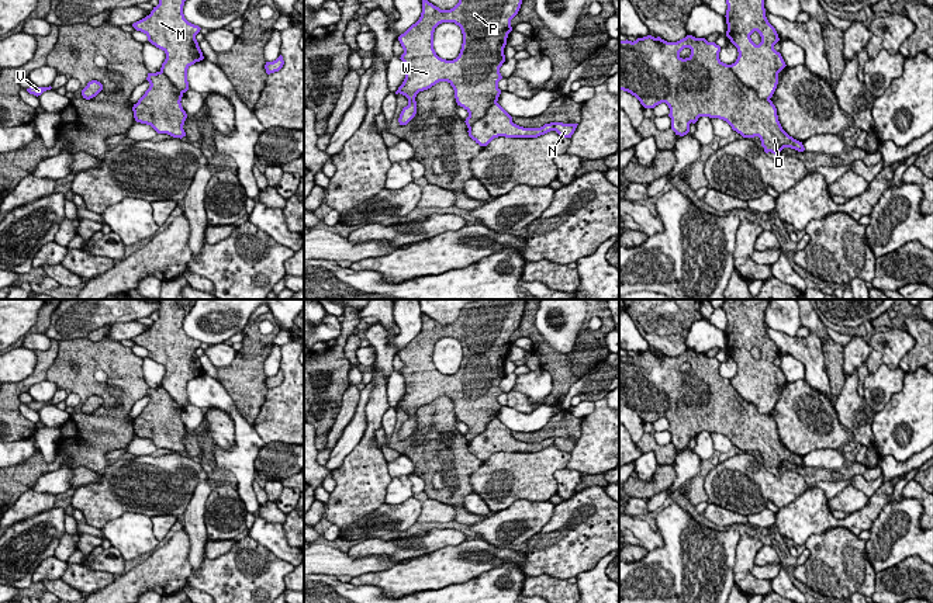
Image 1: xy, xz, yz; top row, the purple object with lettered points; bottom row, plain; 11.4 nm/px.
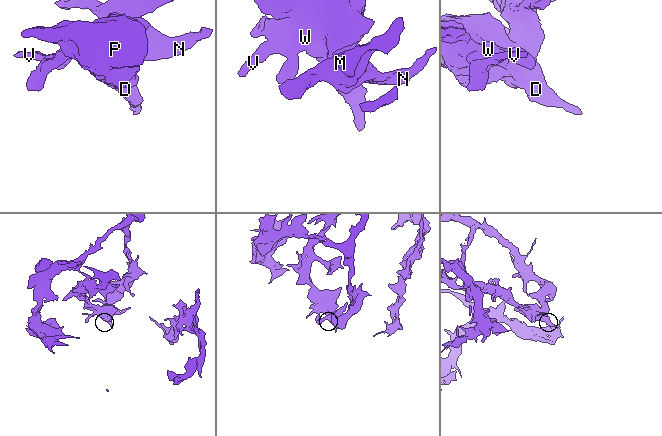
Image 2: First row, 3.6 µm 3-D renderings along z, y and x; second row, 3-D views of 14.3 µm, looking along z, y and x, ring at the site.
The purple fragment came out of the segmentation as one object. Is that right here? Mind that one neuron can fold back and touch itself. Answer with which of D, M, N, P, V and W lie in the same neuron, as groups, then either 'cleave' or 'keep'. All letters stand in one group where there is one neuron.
D P V W / M N; cleave

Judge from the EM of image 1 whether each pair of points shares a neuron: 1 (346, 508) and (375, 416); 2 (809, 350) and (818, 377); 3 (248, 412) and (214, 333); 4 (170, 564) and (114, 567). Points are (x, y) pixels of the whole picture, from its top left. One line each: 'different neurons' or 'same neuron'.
1: same neuron
2: same neuron
3: different neurons
4: different neurons

